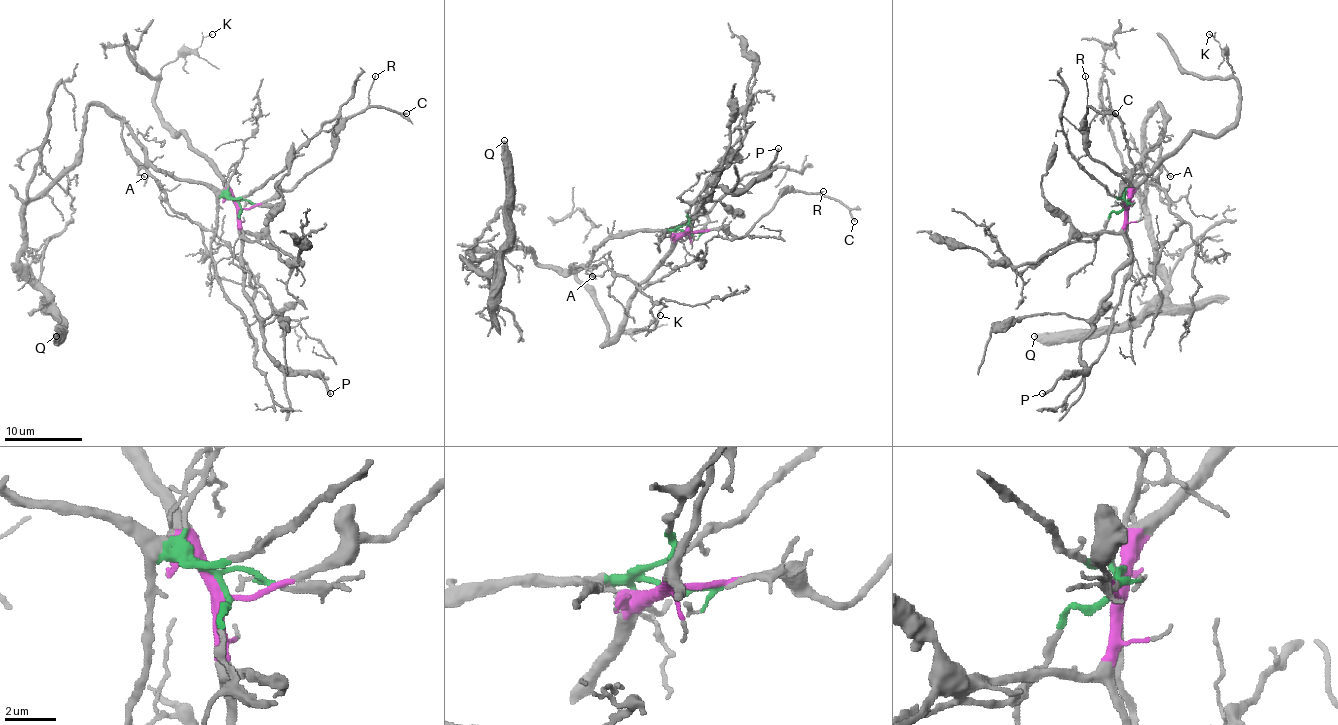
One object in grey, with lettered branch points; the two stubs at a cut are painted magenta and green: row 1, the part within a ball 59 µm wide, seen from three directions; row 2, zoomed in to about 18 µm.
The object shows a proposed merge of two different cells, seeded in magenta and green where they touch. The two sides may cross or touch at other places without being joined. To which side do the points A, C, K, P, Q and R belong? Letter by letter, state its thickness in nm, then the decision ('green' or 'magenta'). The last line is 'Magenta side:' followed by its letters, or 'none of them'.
A: 140 nm | green
C: 180 nm | magenta
K: 110 nm | magenta
P: 240 nm | magenta
Q: 480 nm | green
R: 100 nm | magenta
Magenta side: C, K, P, R

